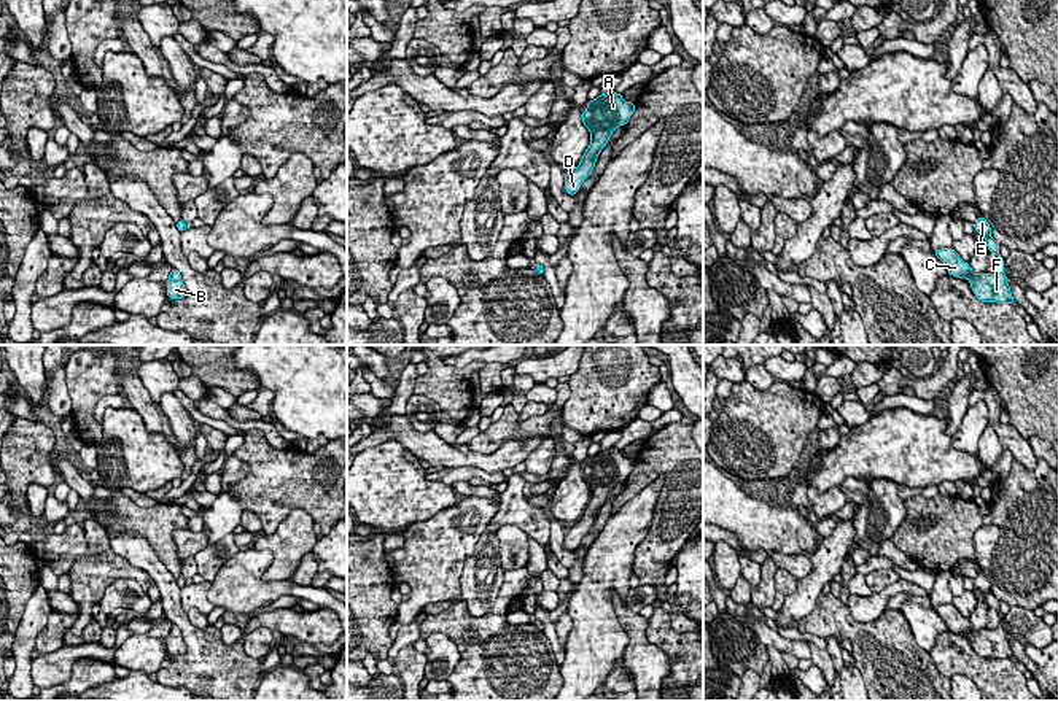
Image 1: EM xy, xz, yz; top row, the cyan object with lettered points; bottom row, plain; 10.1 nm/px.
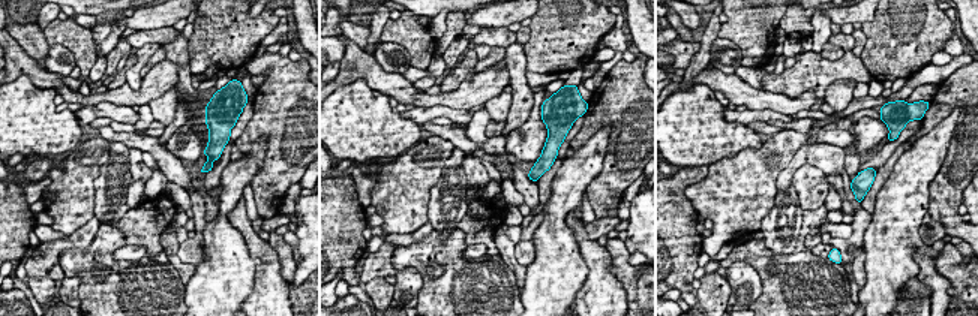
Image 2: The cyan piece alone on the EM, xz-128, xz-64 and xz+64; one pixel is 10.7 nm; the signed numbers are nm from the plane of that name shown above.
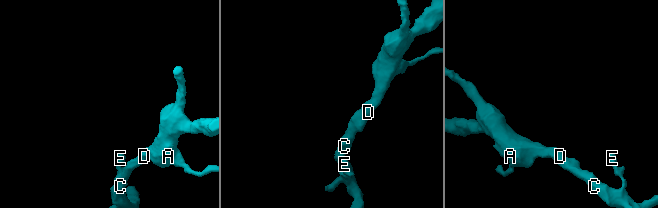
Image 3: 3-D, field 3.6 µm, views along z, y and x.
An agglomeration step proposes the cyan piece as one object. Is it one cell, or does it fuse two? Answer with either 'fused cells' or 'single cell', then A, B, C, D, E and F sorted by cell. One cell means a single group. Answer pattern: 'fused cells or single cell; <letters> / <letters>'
single cell; A B C D E F

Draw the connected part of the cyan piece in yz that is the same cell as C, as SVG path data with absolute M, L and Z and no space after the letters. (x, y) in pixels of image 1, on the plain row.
M980 572L974 579L974 585L985 594L988 607L999 614L999 626L996 629L975 631L967 618L964 618L953 604L940 604L934 610L943 618L951 633L967 634L975 653L982 658L1013 660L1010 641L1004 629L1004 614L999 610L999 601L991 591L988 577Z

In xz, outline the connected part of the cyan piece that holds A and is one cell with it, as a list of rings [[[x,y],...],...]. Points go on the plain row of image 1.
[[[609,447],[589,456],[581,471],[584,482],[590,488],[590,501],[578,523],[566,526],[565,547],[574,552],[584,536],[592,529],[597,513],[608,501],[609,493],[619,482],[625,482],[635,467],[635,459],[625,458],[620,450]]]

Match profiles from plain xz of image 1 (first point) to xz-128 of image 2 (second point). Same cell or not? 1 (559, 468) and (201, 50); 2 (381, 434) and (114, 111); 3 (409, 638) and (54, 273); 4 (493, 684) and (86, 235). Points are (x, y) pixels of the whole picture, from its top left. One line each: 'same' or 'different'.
1: different
2: different
3: same
4: different

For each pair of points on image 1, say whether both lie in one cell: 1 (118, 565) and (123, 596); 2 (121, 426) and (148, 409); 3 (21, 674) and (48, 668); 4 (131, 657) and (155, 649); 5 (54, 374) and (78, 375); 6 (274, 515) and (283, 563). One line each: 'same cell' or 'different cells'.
1: different cells
2: different cells
3: different cells
4: same cell
5: different cells
6: different cells

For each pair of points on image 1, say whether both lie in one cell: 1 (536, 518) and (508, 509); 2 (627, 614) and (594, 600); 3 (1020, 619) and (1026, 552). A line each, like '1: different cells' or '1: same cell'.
1: same cell
2: different cells
3: different cells

